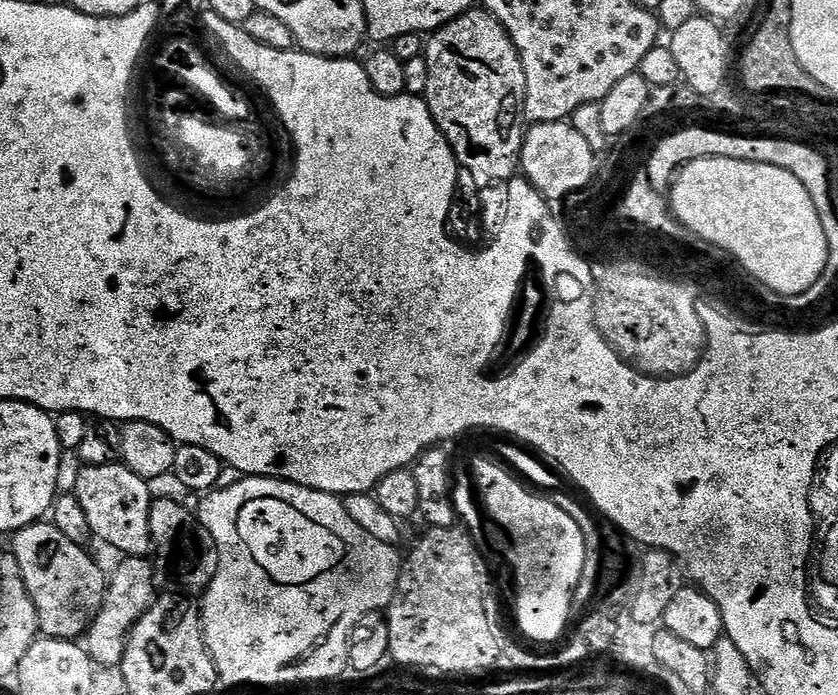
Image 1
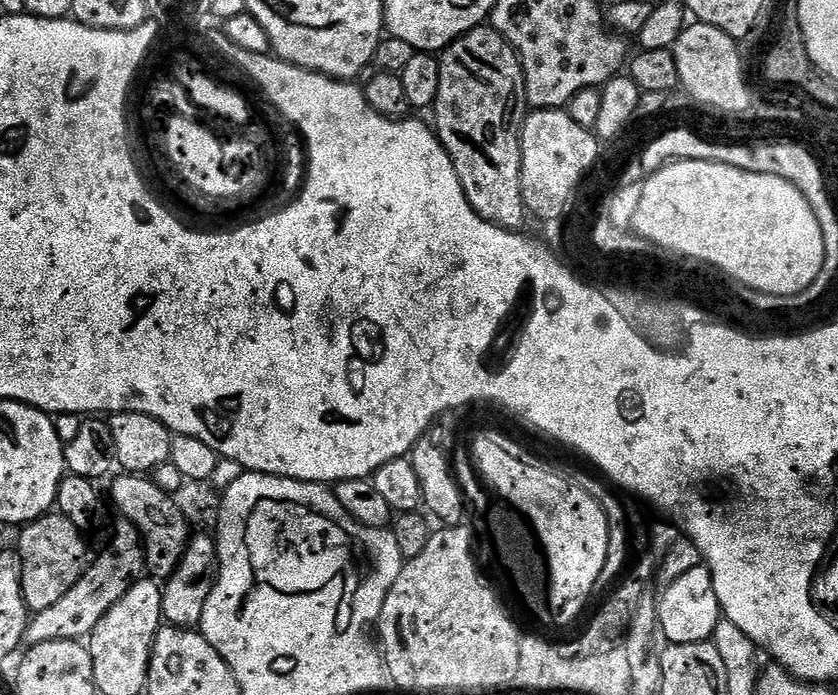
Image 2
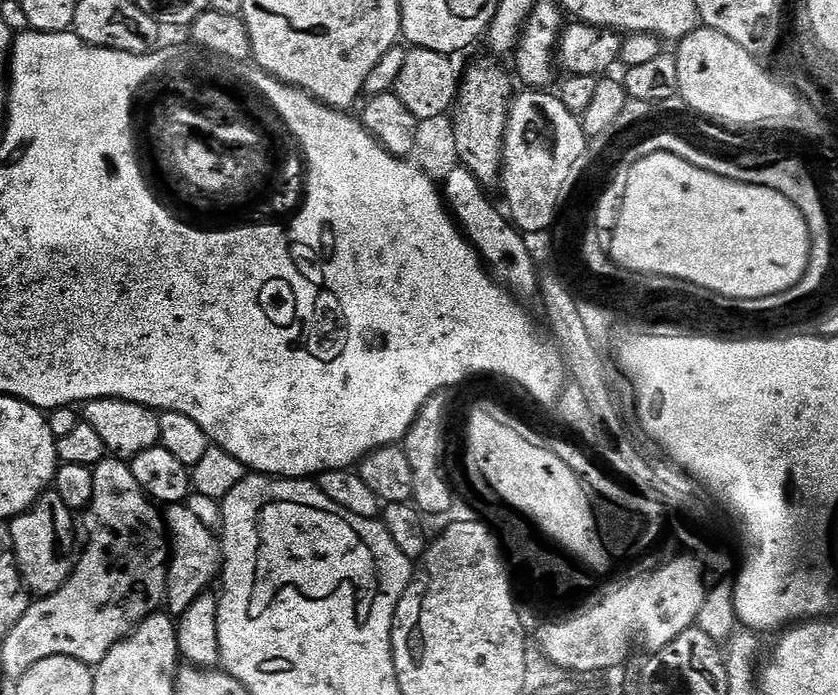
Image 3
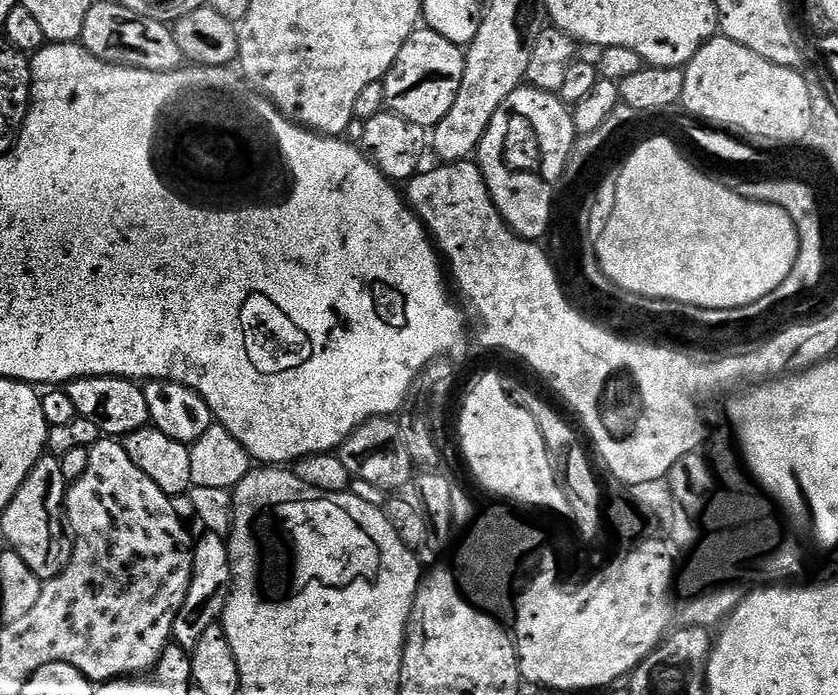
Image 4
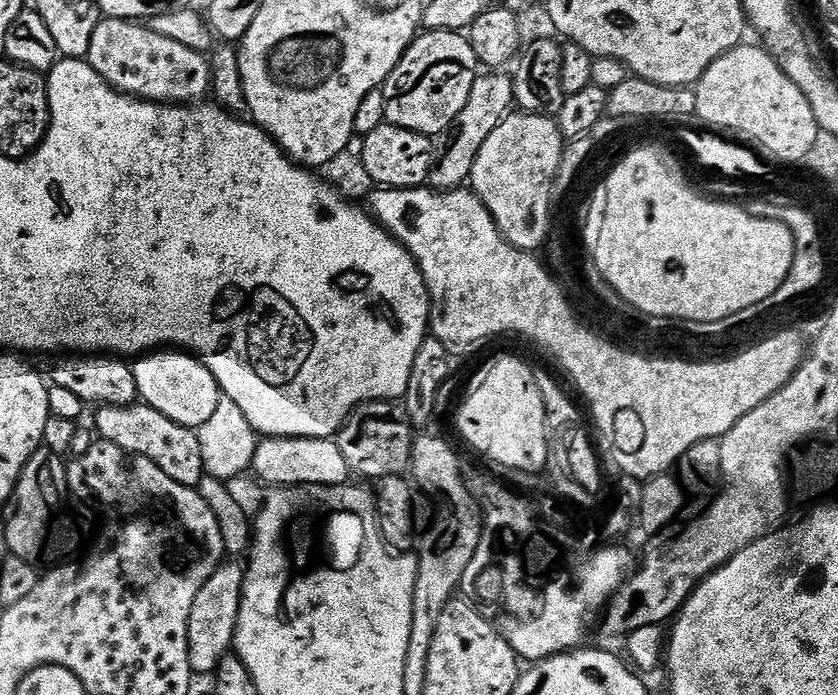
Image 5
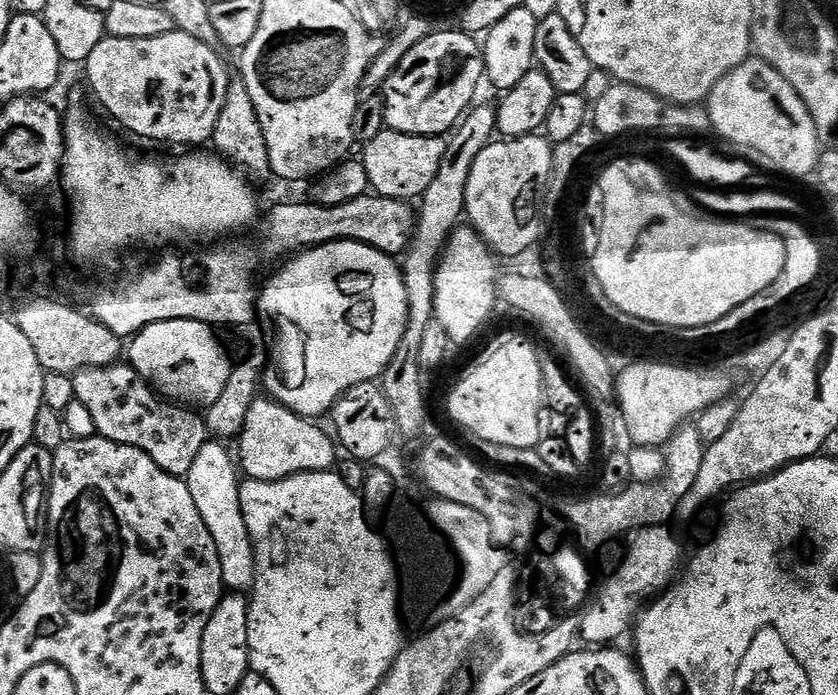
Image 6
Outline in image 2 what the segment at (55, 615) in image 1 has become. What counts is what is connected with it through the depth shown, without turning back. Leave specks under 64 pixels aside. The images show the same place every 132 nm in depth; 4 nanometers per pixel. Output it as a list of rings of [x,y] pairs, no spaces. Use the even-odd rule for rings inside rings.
[[[59,514],[39,516],[32,523],[23,525],[18,551],[21,556],[21,593],[29,613],[50,610],[66,590],[78,582],[89,563],[88,548],[84,545],[85,533],[70,518]]]

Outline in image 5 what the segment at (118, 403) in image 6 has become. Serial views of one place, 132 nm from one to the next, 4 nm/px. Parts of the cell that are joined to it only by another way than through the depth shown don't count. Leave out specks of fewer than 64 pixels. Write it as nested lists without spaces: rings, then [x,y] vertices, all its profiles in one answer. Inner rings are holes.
[[[143,402],[126,406],[105,404],[97,407],[95,412],[94,428],[100,440],[108,440],[135,456],[150,458],[150,462],[154,462],[154,466],[158,466],[162,474],[170,474],[174,482],[187,488],[196,488],[205,479],[199,438],[193,429],[178,426],[178,422],[170,422],[166,414],[158,414],[158,410]]]

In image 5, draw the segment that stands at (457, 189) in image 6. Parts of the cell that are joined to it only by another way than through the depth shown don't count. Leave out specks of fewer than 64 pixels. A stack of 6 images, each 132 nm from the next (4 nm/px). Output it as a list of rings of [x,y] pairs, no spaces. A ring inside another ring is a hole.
[[[492,70],[476,77],[470,98],[462,112],[454,118],[454,122],[445,132],[435,137],[432,165],[428,175],[428,184],[437,190],[463,188],[469,183],[474,162],[478,158],[478,150],[486,143],[486,138],[494,134],[496,127],[504,121],[514,108],[514,86],[512,77],[507,71]]]

